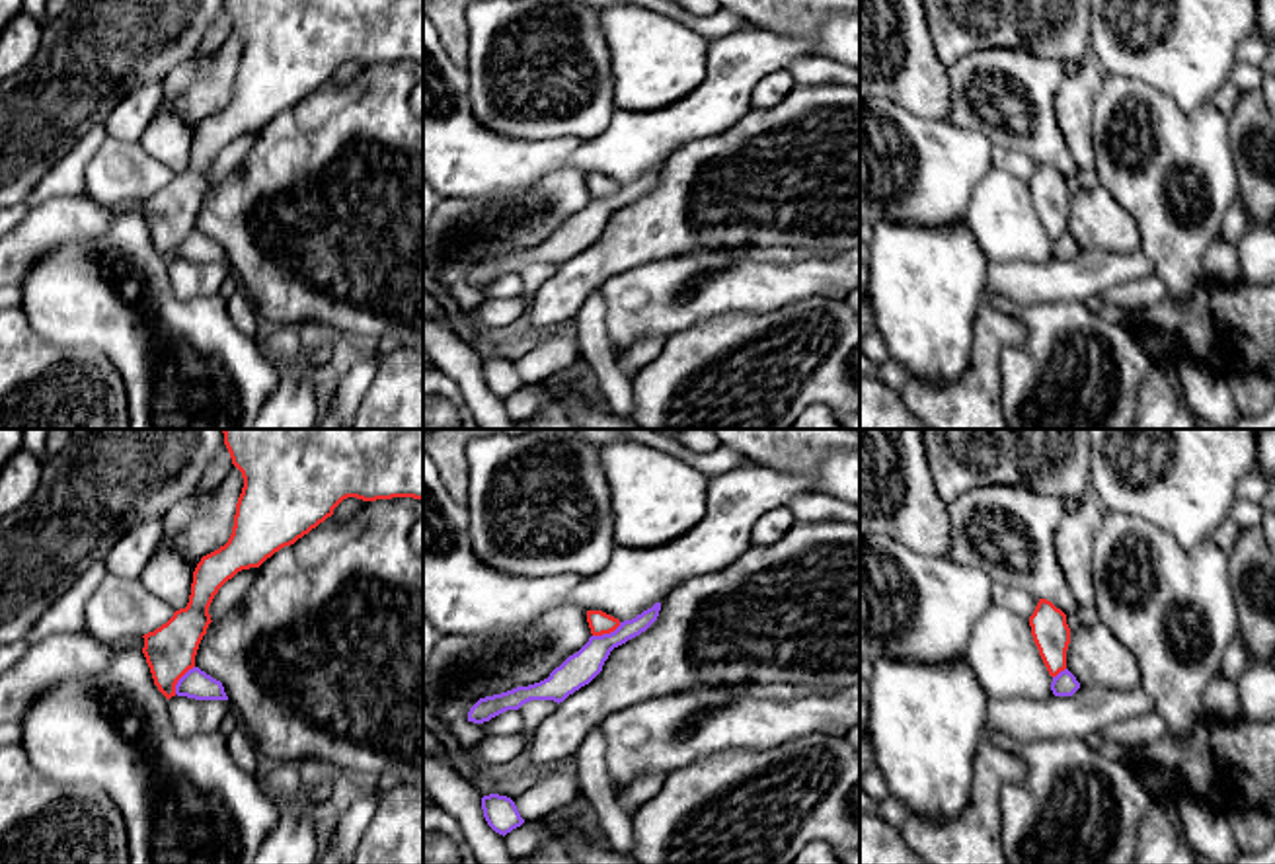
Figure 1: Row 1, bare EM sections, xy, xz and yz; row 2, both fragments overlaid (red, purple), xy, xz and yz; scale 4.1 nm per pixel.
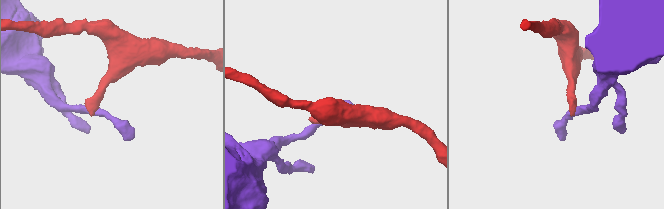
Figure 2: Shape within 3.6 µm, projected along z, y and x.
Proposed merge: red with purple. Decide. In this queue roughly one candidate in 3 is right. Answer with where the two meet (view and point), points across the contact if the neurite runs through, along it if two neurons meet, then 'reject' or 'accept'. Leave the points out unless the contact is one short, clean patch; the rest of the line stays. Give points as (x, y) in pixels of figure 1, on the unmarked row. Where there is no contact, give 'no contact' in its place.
contact xy (180, 240); border xy (193, 229), (178, 244), (174, 256); reject

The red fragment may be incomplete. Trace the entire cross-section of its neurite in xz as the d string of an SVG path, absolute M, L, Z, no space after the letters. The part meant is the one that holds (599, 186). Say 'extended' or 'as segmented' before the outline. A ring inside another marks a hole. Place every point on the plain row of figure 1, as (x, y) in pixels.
as segmented | M587 174L587 185L593 199L610 197L620 189L620 183L602 176L602 174Z

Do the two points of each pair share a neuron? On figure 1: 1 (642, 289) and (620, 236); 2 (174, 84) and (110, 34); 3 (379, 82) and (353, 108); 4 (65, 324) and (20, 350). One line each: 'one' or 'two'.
1: two
2: two
3: one
4: two

